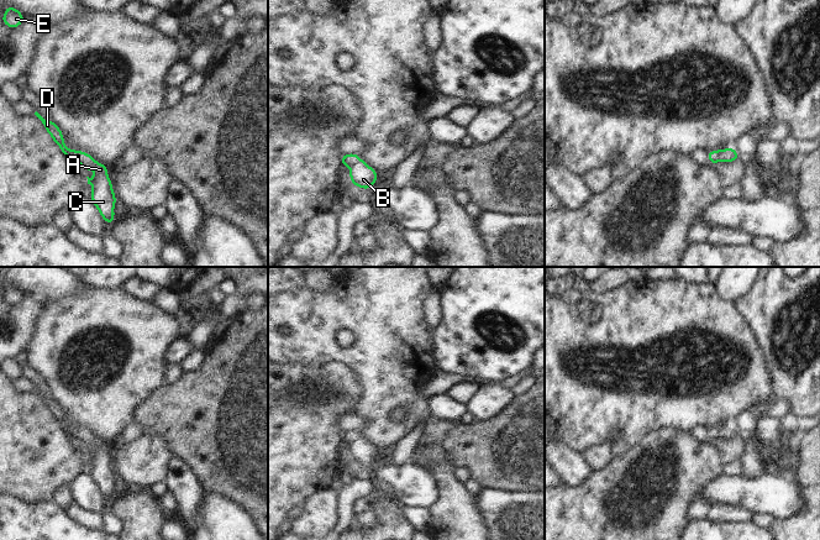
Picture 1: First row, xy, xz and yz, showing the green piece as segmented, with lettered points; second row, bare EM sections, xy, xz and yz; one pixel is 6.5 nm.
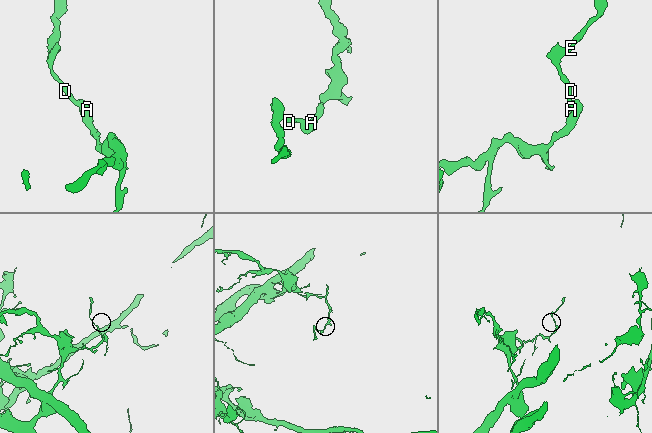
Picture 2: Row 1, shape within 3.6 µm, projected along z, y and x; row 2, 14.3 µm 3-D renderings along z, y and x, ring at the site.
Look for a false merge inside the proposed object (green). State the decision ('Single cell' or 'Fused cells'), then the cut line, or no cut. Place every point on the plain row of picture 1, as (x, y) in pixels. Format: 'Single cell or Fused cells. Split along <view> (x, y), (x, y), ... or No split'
Single cell. No split

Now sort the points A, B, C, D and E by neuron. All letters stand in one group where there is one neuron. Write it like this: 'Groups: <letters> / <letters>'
Groups: A B C D E

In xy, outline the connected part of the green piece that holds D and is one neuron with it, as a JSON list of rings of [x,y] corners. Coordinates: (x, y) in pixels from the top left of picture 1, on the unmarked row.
[[[37,388],[35,392],[42,398],[43,404],[47,407],[52,416],[58,421],[68,436],[79,439],[84,449],[90,445],[94,446],[94,454],[86,454],[88,461],[93,463],[90,476],[106,500],[112,500],[115,494],[114,483],[117,476],[112,467],[112,458],[107,452],[109,445],[95,437],[88,429],[69,426],[64,421],[63,409],[59,407],[58,402],[53,398],[44,397]]]

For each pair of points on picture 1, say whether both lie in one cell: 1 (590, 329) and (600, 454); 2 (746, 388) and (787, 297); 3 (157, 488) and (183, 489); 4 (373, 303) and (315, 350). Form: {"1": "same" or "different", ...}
{"1": "different", "2": "different", "3": "different", "4": "same"}

